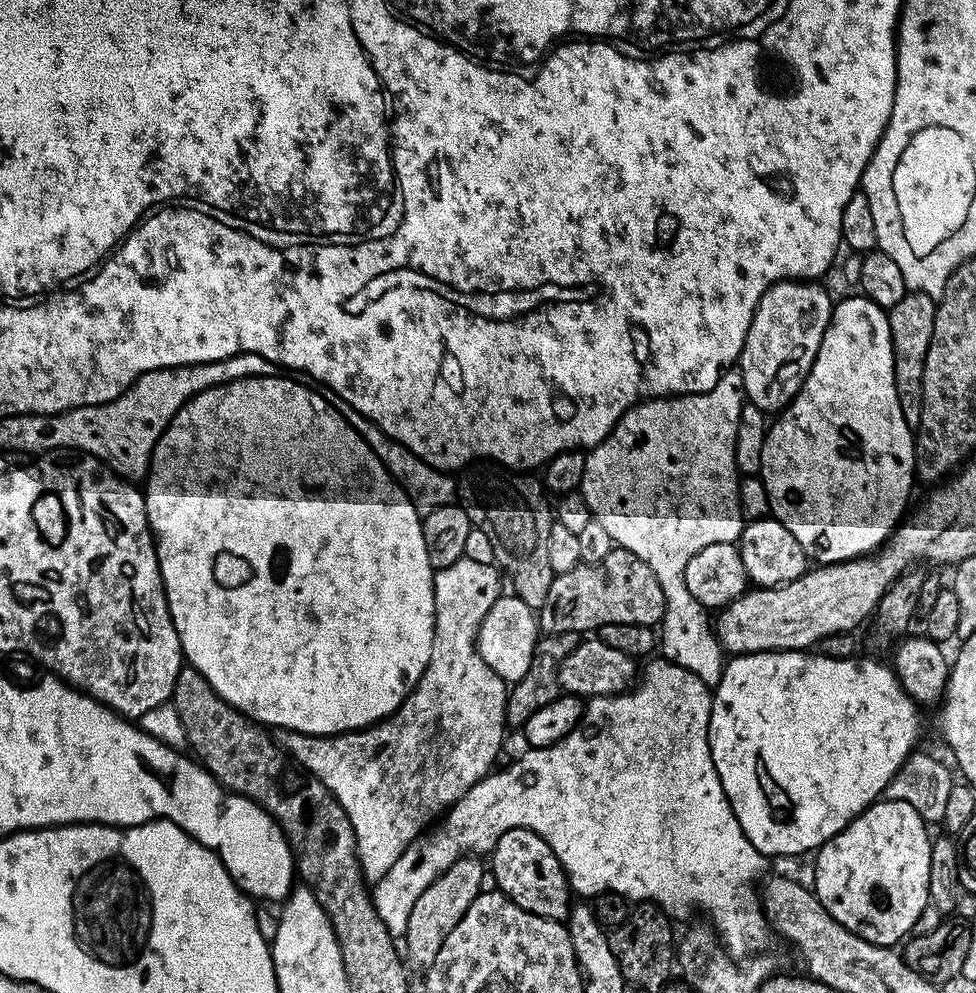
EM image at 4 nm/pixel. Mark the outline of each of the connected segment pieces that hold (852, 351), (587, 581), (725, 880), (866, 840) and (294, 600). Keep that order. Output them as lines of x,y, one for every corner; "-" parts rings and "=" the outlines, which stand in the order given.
863,294
848,296
845,300
835,301
832,317
826,326
826,334
818,346
818,354
802,382
796,397
787,404
775,417
776,420
767,425
762,442
762,458
760,459
759,479
764,481
764,489
768,495
768,507
771,515
794,538
798,538
798,546
807,554
809,561
821,564
840,564
843,560
855,560
858,556
866,556
876,551
894,529
901,523
905,515
904,507
908,504
908,495
912,492
912,480
916,476
916,442
914,430
902,418
902,406
898,406
898,390
894,386
894,354
888,314
874,302
867,300
=
613,547
606,558
597,564
581,562
574,570
557,572
550,582
550,594
546,594
546,602
538,609
539,631
549,636
560,632
595,633
610,622
626,622
627,624
659,625
664,618
664,591
650,566
642,562
630,550
=
652,658
645,664
648,665
645,668
643,665
642,675
631,690
619,696
591,697
585,703
584,714
581,716
576,729
570,734
566,734
566,738
562,738
559,744
551,744
545,748
528,748
509,768
504,768
501,772
499,770
493,771
484,779
479,780
472,788
468,788
463,798
457,800
447,812
443,813
439,823
427,834
421,835
414,847
407,848
398,858
398,862
394,862
394,866
390,866
390,870
386,870
386,874
382,874
382,878
375,881
370,892
372,905
378,918
382,920
386,930
393,938
403,938
406,934
406,926
410,922
410,910
414,910
414,902
418,902
418,898
422,898
422,890
426,890
426,886
430,886
430,882
437,880
447,868
454,866
456,860
460,860
465,854
491,853
492,847
498,842
498,838
502,838
502,834
506,834
506,830
525,828
541,836
546,842
546,846
550,846
550,850
554,850
558,862
564,867
564,872
568,875
569,889
575,895
576,892
580,895
577,897
595,898
604,892
610,892
613,896
623,896
632,902
640,900
636,902
655,904
657,908
667,912
672,918
688,916
696,911
706,912
710,915
709,921
716,929
721,943
732,959
747,959
765,949
763,947
770,940
772,928
767,916
764,915
763,907
760,905
759,893
755,893
750,884
765,870
768,860
746,838
745,832
739,826
737,816
722,790
718,770
714,770
714,758
710,754
710,742
708,741
708,727
712,713
712,692
709,685
702,682
702,678
698,678
696,674
690,674
690,670
686,670
674,662
663,658
=
881,798
871,804
861,816
853,818
815,853
816,897
839,924
866,938
866,942
885,946
899,945
913,931
923,908
930,904
928,887
931,845
926,836
926,823
914,805
906,800
=
288,374
243,376
237,380
231,380
229,384
216,384
213,388
207,388
196,396
191,396
180,407
178,414
174,414
174,418
158,438
152,451
152,463
148,465
146,477
148,485
143,485
142,491
146,502
148,526
156,541
156,557
160,563
160,577
164,583
170,618
174,622
174,630
178,630
180,651
184,653
185,661
200,671
202,678
226,703
234,706
244,716
251,716
261,726
267,726
269,729
280,728
279,730
290,732
305,732
311,736
336,736
339,732
354,732
361,728
370,728
391,716
422,678
422,674
430,662
430,654
434,646
434,626
436,625
436,607
434,606
434,590
432,589
434,569
430,566
430,558
426,558
426,538
422,534
421,513
407,492
397,484
387,466
376,457
372,447
356,433
351,419
347,415
344,417
339,412
341,409
323,391
317,390
307,383
304,385
299,382
304,383

